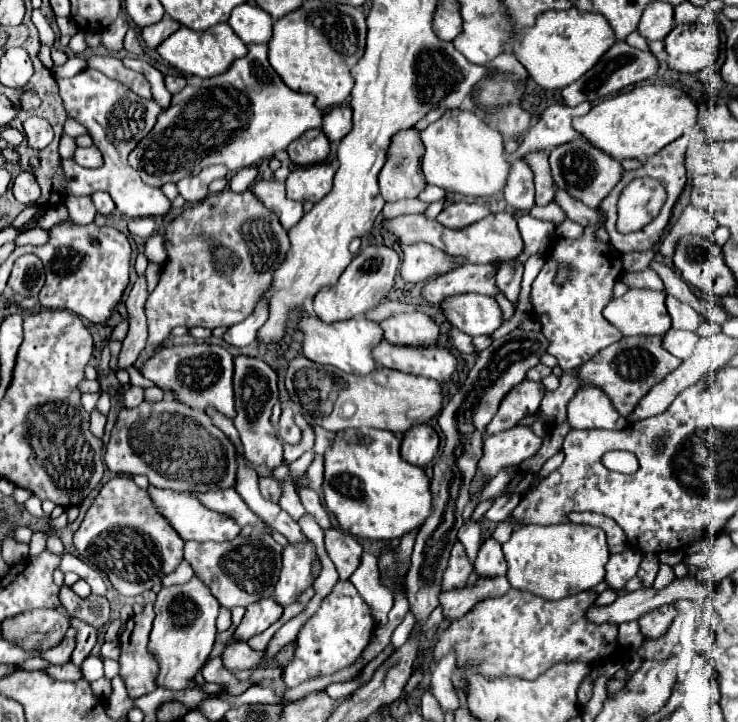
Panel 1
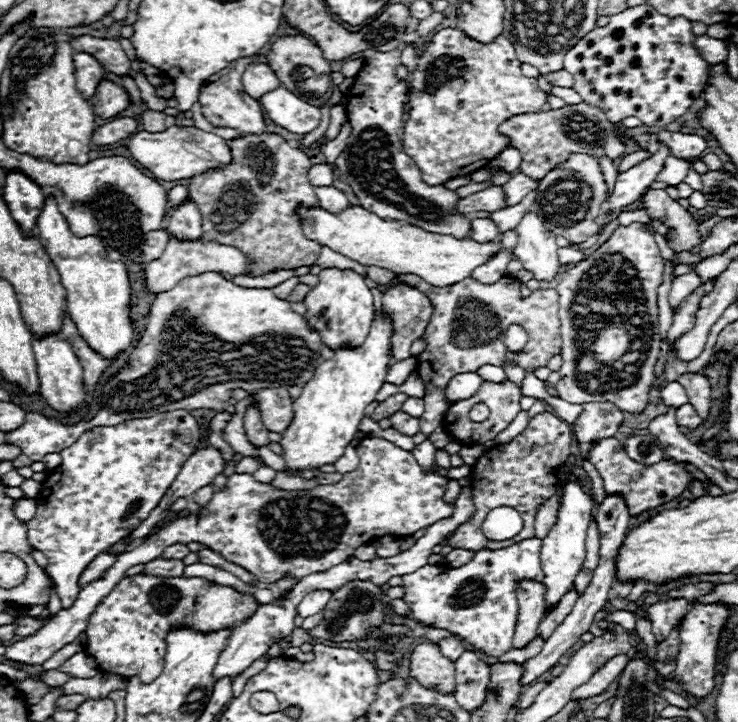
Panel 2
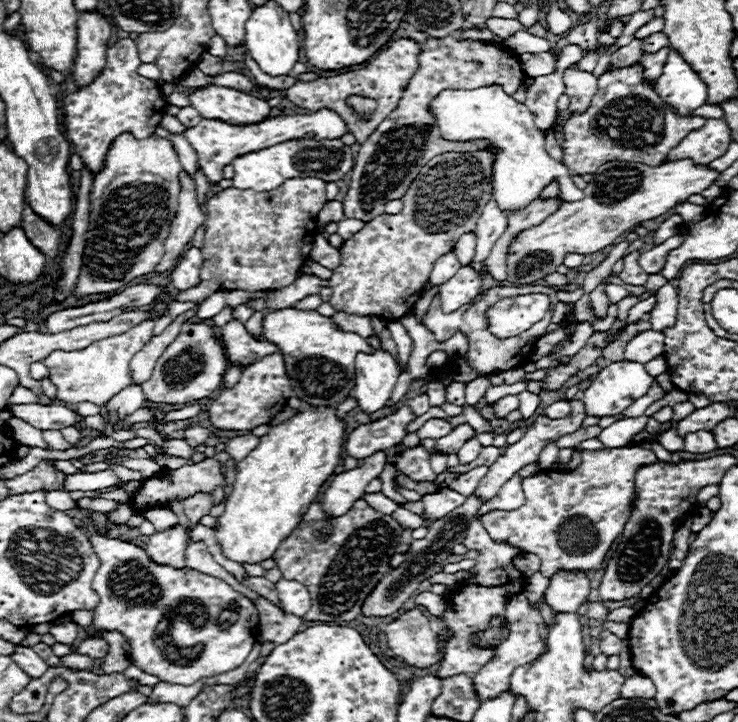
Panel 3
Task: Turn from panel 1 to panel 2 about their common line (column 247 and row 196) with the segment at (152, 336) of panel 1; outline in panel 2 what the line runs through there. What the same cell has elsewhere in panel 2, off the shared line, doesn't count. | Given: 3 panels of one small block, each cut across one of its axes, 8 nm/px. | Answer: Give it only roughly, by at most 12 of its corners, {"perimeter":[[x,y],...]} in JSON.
{"perimeter":[[268,132],[194,176],[202,240],[250,276],[312,266],[310,156]]}

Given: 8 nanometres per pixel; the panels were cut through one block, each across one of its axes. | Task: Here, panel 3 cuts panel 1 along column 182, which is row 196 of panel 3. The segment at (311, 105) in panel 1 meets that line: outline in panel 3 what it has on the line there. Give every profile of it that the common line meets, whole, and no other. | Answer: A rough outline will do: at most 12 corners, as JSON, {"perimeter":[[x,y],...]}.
{"perimeter":[[120,134],[92,180],[76,296],[154,272],[182,164]]}

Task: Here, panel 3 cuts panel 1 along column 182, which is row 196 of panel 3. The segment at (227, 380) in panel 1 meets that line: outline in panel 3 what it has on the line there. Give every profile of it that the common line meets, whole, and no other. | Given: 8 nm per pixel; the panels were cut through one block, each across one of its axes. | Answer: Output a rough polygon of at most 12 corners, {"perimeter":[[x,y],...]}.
{"perimeter":[[434,40],[398,108],[360,146],[344,216],[372,220],[422,166],[488,140],[446,142],[442,90],[524,80],[492,42]]}

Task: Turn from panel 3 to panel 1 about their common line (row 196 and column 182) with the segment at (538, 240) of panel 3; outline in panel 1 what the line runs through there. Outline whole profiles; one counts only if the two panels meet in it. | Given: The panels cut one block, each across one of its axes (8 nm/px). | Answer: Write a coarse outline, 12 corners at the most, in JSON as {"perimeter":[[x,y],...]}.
{"perimeter":[[194,574],[154,602],[158,686],[184,690],[210,656],[220,604]]}

